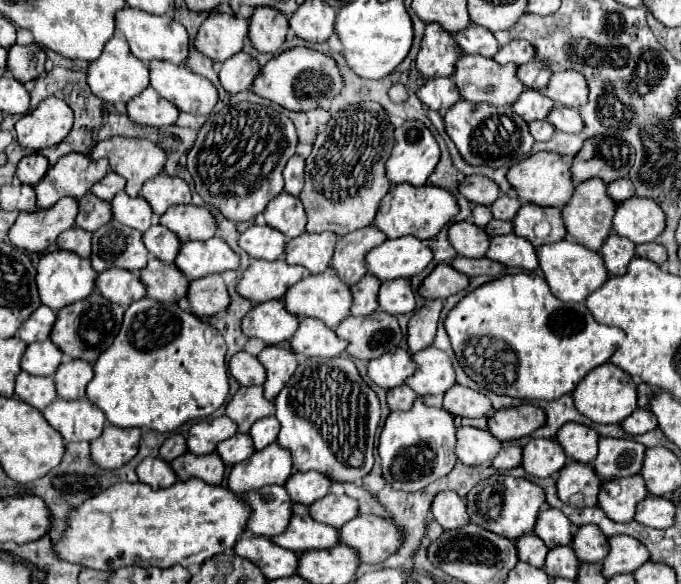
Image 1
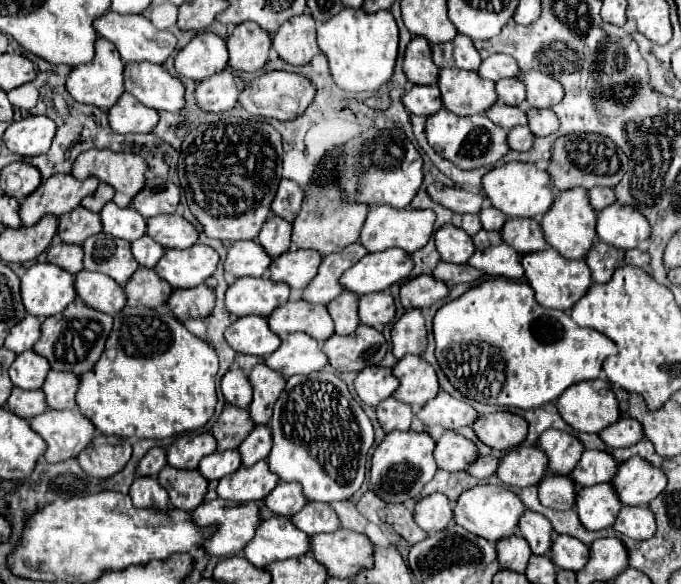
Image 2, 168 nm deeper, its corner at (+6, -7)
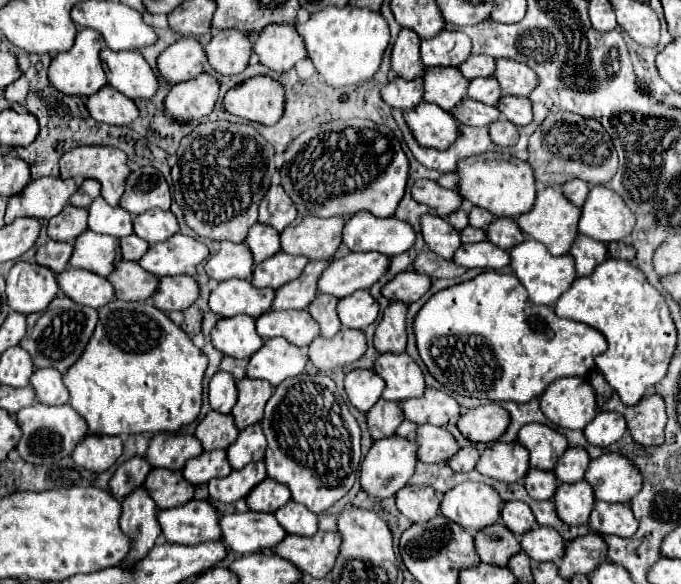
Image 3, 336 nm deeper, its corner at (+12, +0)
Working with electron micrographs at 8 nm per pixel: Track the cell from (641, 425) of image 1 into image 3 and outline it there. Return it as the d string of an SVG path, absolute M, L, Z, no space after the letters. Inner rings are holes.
M598 412L596 418L584 428L584 436L592 446L606 448L620 440L626 432L624 416L616 412Z

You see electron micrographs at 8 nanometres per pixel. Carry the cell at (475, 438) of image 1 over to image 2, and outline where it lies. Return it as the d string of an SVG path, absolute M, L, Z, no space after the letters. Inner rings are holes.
M446 431L434 449L436 463L444 471L466 471L478 455L478 447L454 431Z

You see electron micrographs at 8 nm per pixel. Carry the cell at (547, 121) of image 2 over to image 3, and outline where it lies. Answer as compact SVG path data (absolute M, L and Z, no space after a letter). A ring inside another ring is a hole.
M502 96L498 100L500 114L510 120L516 126L524 126L532 122L532 104L528 98L520 98L520 96Z

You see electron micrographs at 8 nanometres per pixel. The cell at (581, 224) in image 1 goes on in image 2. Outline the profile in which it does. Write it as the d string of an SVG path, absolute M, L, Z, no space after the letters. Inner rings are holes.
M574 187L570 191L562 191L546 217L542 219L542 231L546 235L546 241L566 259L584 259L590 251L594 239L596 239L596 211L590 205L588 191L582 187Z

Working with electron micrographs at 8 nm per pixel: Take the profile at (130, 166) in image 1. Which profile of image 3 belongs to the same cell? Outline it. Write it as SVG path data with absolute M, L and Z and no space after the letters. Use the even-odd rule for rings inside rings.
M78 146L60 158L60 178L76 180L80 176L98 180L102 186L100 196L110 206L118 206L124 194L124 180L130 174L126 160L126 154L118 148Z

